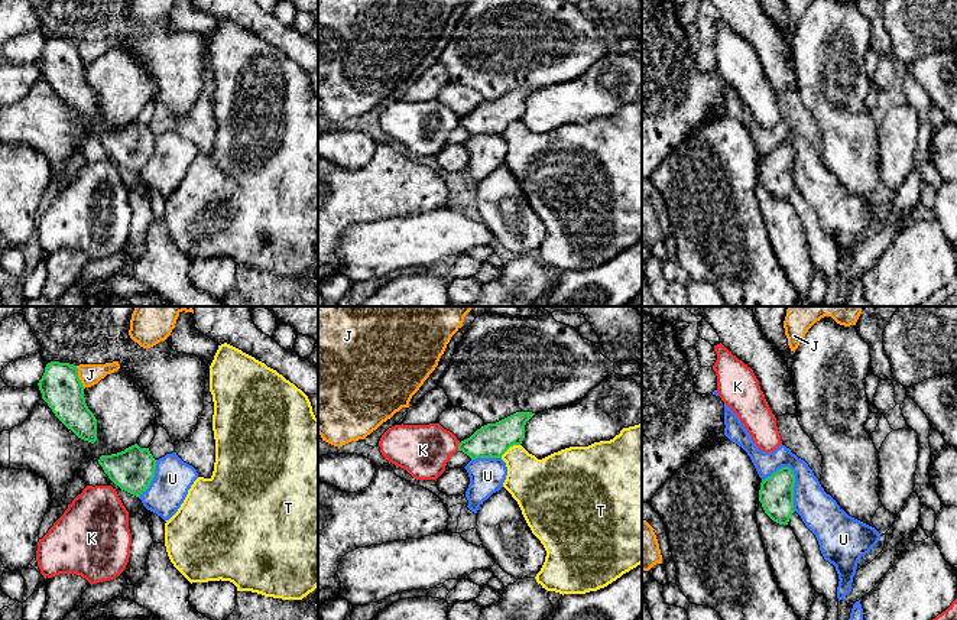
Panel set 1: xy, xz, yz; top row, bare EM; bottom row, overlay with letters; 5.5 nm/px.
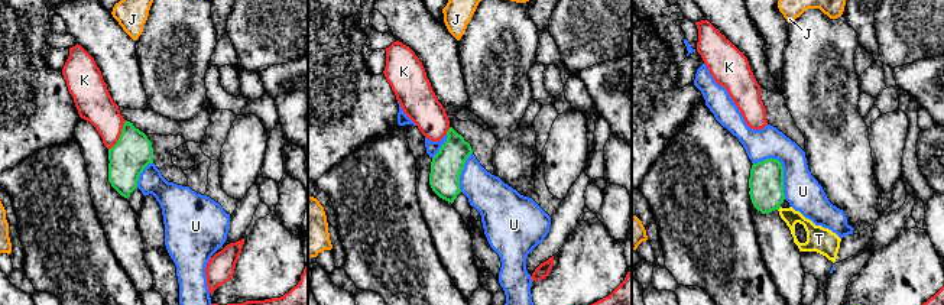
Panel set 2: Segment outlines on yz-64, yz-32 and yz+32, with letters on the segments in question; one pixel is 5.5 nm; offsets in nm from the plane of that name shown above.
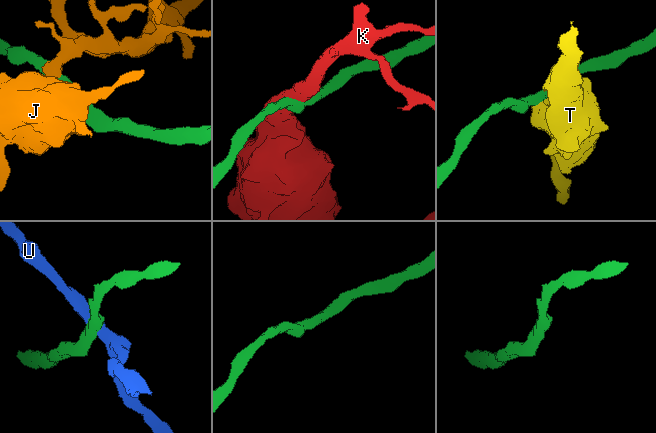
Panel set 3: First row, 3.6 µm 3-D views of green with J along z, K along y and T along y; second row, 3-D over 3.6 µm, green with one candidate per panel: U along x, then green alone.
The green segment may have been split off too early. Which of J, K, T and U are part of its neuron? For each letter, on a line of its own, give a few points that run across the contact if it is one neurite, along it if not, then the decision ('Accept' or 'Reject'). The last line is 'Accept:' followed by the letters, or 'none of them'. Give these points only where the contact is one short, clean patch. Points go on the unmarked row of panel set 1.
J: Line: xy (75, 42), (77, 52), (84, 64). Reject
K: Reject
T: Reject
U: Line: yz (782, 142), (787, 142), (794, 151), (795, 187). Reject
Accept: none of them

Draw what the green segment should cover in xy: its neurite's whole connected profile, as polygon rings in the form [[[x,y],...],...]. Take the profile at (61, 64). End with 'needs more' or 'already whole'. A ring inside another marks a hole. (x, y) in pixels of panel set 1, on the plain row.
[[[48,39],[38,62],[42,75],[68,106],[84,117],[97,117],[97,95],[85,79],[85,64],[78,53],[77,42]]]; already whole

